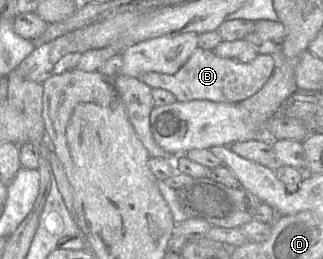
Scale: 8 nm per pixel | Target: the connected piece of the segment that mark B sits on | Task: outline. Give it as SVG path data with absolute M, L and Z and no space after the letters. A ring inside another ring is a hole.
M197 47L187 62L174 74L147 72L139 77L151 88L171 92L179 102L210 100L219 103L240 103L257 93L268 81L275 69L272 54L259 54L248 63L222 58L213 50Z

